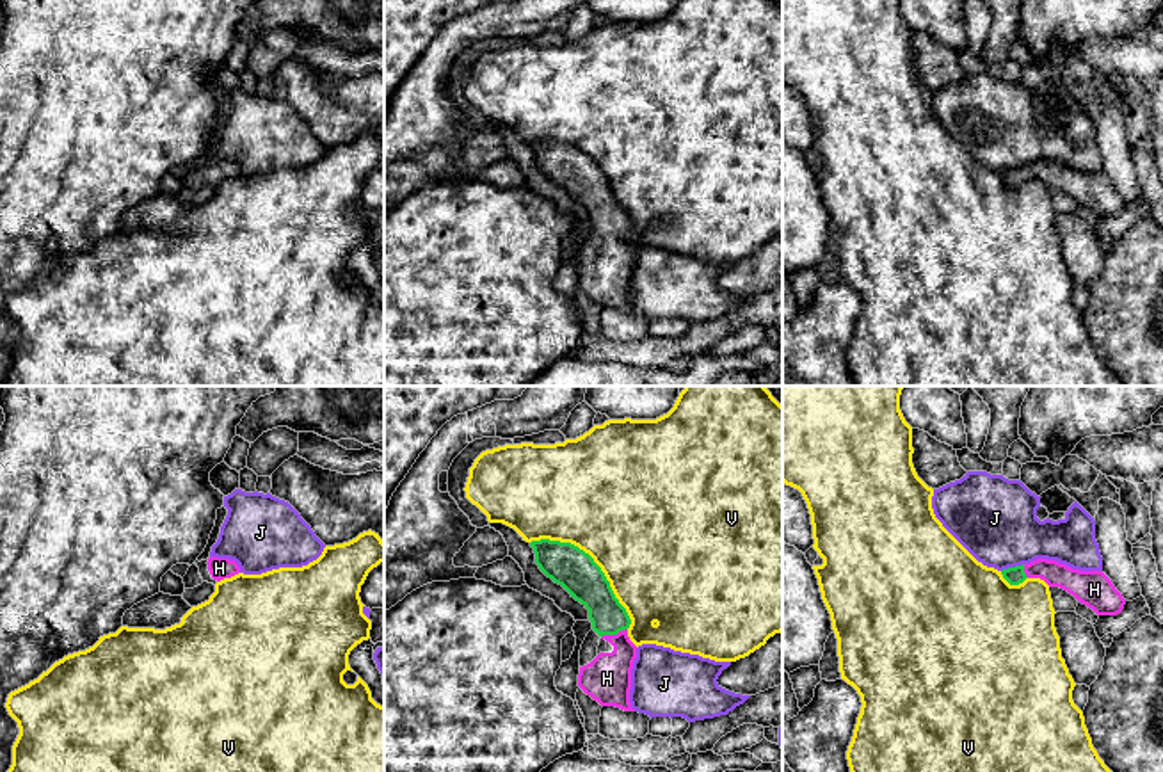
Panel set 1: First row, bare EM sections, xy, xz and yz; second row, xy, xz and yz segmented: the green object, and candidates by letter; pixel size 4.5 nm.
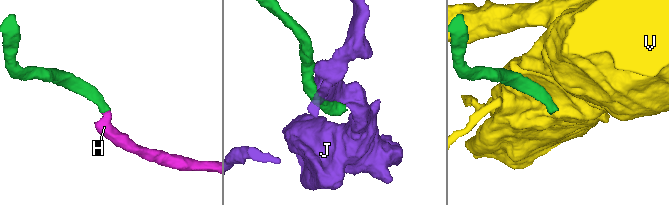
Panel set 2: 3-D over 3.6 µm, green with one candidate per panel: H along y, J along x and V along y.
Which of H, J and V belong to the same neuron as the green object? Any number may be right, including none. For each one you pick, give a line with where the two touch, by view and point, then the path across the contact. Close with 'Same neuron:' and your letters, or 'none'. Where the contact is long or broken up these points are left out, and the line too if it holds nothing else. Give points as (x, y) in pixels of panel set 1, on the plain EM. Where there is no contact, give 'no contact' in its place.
H: xz (614, 235) | across xz (589, 187), (598, 198), (614, 235), (619, 264), (607, 280)
Same neuron: H

